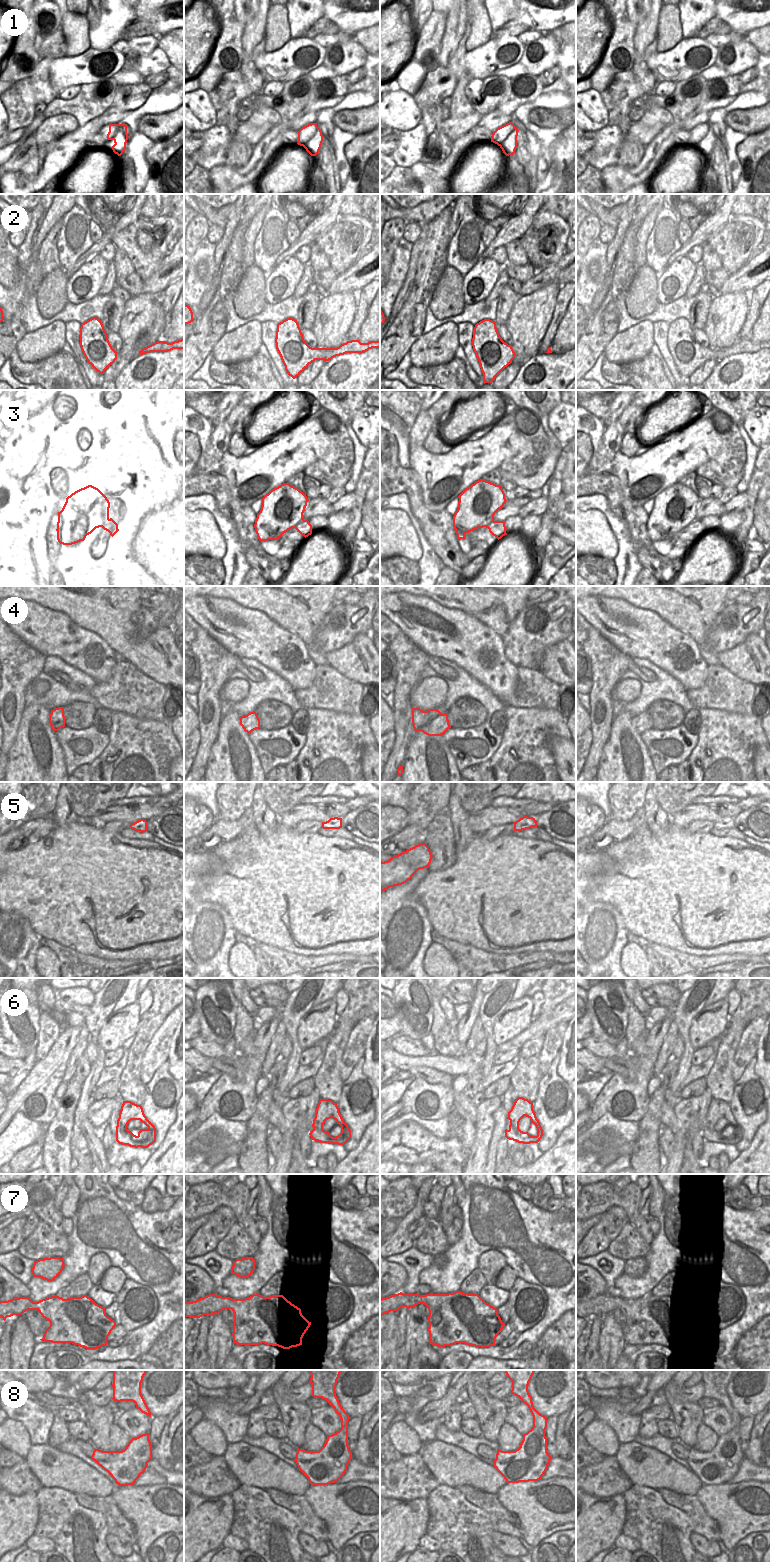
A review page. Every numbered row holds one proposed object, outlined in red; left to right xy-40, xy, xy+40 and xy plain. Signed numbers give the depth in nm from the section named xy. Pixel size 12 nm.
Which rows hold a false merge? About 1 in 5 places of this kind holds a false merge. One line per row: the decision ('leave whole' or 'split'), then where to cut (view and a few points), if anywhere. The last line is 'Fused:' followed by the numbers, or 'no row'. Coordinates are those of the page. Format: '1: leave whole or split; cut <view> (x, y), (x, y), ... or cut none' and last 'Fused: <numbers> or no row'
1: leave whole; cut none
2: leave whole; cut none
3: split; cut xy (303, 519), (294, 527)
4: leave whole; cut none
5: leave whole; cut none
6: leave whole; cut none
7: leave whole; cut none
8: leave whole; cut none
Fused: 3

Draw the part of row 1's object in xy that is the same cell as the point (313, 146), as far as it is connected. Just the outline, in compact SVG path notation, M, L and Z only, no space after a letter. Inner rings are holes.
M311 123L298 131L298 145L303 146L311 156L319 153L323 142L323 135L317 123Z

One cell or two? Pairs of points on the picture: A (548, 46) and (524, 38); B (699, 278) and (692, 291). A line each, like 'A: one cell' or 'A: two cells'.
A: two cells
B: one cell

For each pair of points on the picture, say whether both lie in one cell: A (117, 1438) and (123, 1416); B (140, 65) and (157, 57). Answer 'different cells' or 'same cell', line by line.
A: different cells
B: same cell

